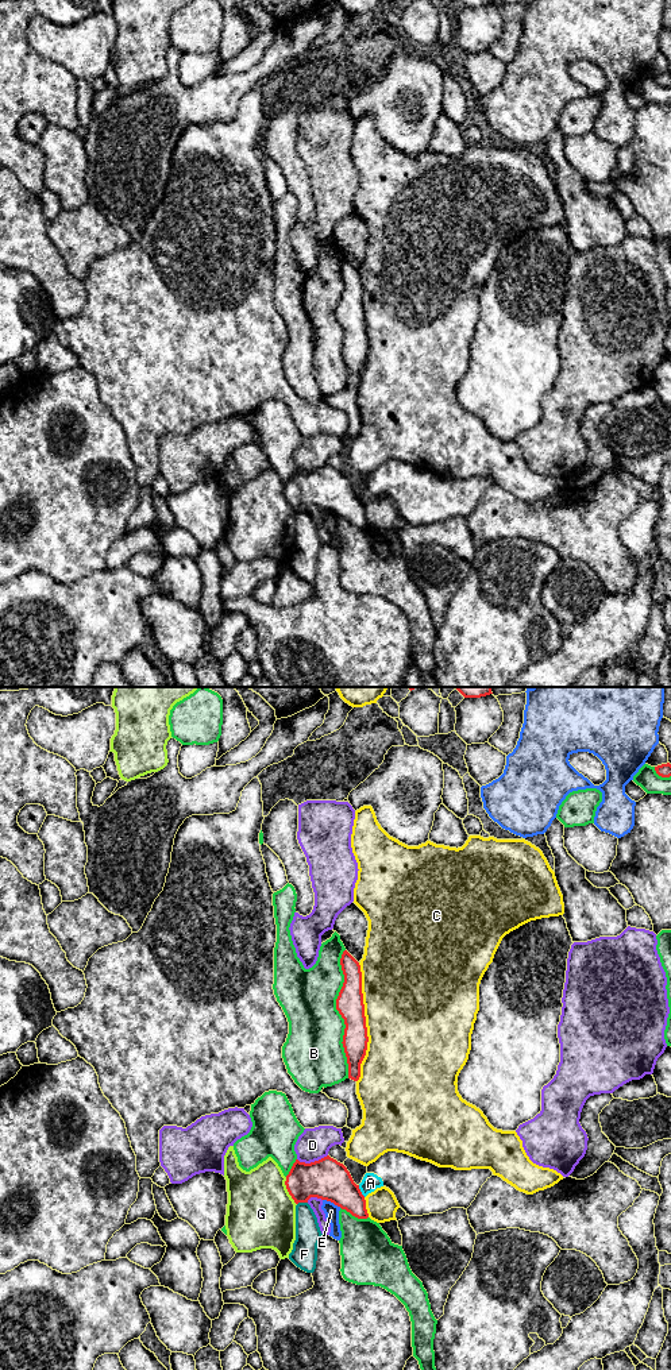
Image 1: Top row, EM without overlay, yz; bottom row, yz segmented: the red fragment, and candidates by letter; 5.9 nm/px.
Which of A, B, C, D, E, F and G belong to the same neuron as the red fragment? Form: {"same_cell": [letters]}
{"same_cell": []}

